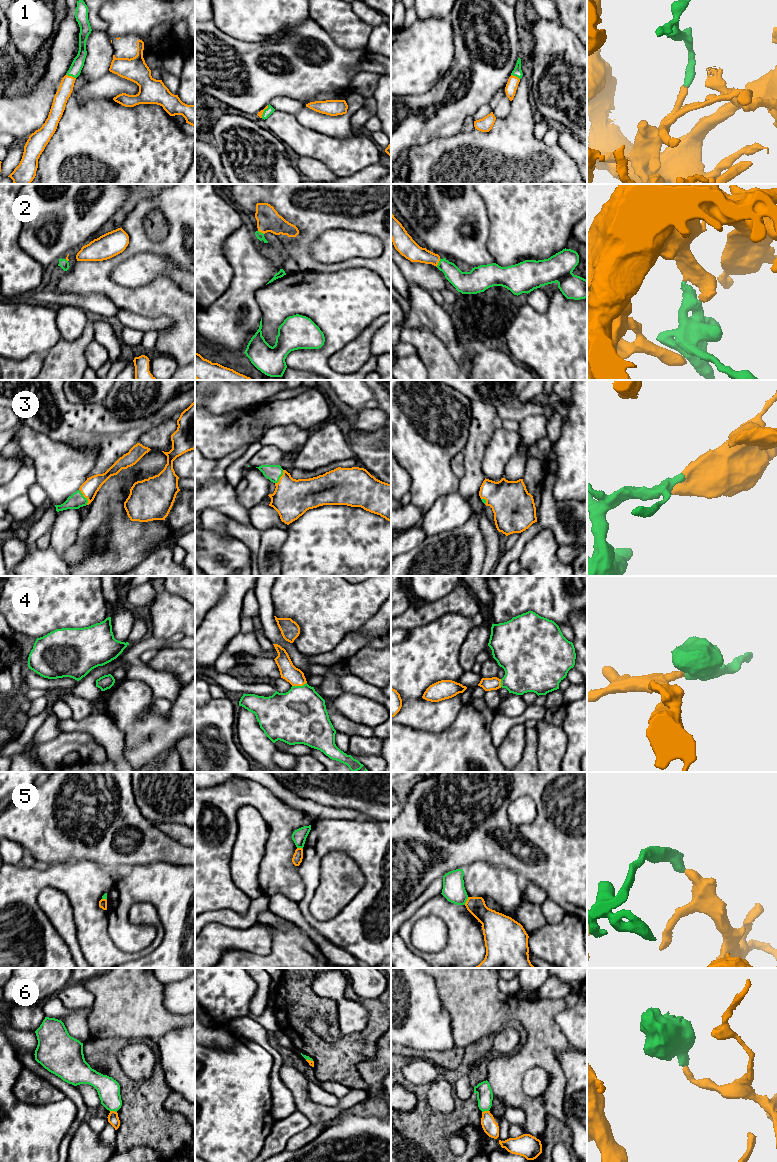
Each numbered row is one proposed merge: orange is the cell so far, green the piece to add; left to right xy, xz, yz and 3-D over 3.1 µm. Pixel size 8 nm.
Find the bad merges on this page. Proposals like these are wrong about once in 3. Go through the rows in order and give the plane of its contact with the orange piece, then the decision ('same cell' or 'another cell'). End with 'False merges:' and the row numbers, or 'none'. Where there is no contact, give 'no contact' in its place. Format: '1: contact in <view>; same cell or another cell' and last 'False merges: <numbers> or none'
1: contact in xy; same cell
2: contact in yz; same cell
3: contact in xy; same cell
4: contact in xz; same cell
5: contact in yz; another cell
6: contact in xy; another cell
False merges: 5, 6

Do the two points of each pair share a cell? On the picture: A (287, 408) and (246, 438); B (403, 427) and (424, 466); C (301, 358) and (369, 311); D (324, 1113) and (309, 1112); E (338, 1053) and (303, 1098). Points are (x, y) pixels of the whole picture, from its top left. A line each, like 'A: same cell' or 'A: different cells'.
A: same cell
B: same cell
C: same cell
D: same cell
E: different cells

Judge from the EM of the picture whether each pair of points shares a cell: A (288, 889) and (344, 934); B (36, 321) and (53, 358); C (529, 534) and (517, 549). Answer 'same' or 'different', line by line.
A: different
B: different
C: same

